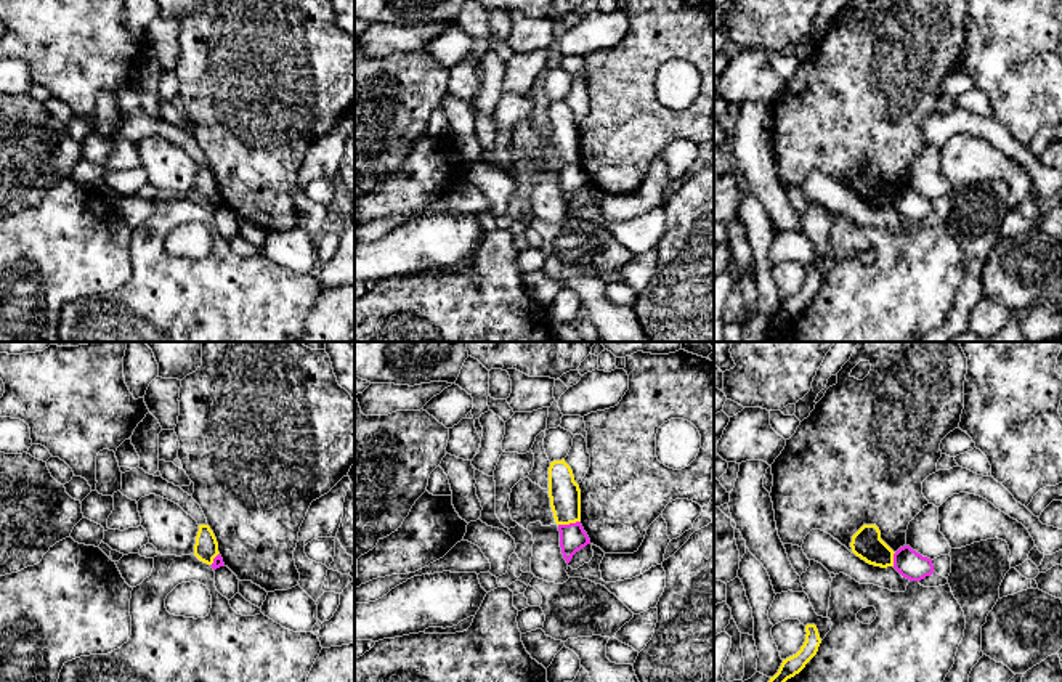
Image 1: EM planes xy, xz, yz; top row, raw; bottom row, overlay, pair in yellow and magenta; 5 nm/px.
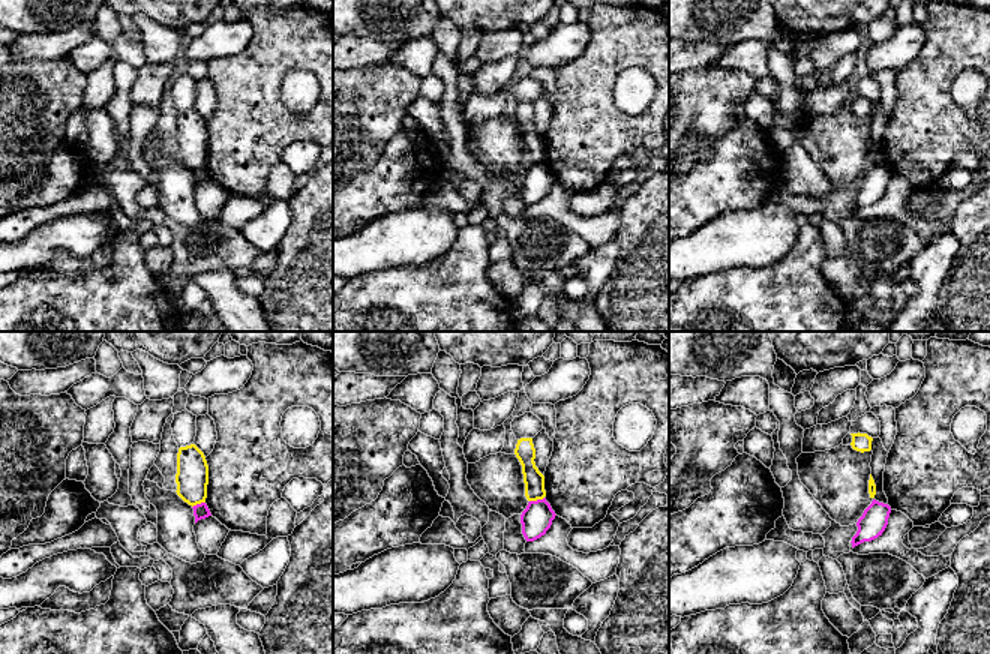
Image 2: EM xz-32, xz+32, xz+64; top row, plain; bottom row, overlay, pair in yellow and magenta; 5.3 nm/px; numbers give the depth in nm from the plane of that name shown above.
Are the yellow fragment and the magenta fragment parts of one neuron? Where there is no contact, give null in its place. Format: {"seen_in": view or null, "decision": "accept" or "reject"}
{"seen_in": "xz", "decision": "reject"}

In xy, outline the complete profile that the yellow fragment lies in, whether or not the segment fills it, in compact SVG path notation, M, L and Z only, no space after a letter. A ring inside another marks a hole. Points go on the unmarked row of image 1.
M199 165L199 172L196 177L196 185L194 185L194 196L207 204L212 205L213 199L218 196L218 183L217 178L213 175L213 172L210 170L209 165Z

